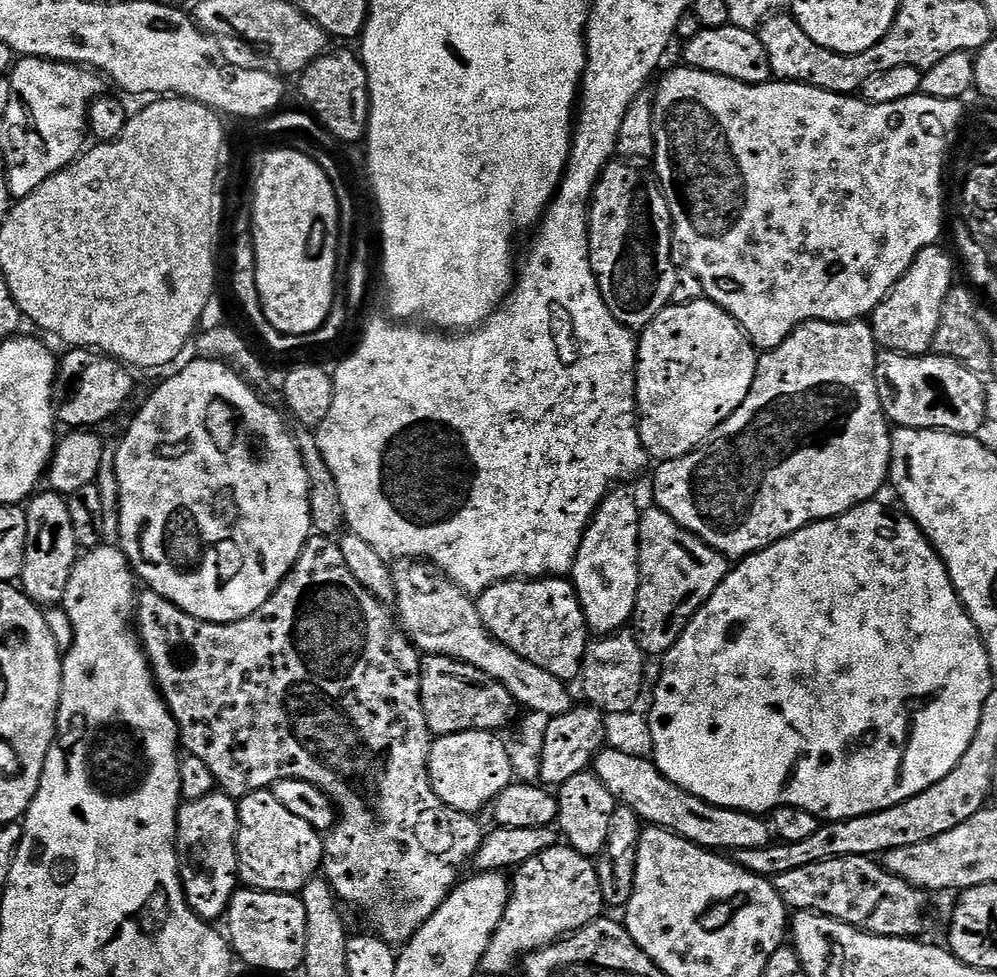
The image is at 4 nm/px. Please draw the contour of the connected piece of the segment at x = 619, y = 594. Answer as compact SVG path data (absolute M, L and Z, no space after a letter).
M616 486L604 497L599 508L592 516L592 523L584 532L576 561L570 573L572 585L580 599L584 617L588 623L589 633L596 636L611 636L629 627L632 615L636 612L636 599L640 585L640 525L641 505L636 505L636 500L627 492L627 487Z

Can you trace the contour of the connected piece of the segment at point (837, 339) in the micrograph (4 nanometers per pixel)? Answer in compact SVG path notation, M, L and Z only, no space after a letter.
M810 320L807 324L801 324L795 328L789 336L782 342L782 346L777 348L769 348L756 361L756 373L754 374L754 386L750 386L750 394L746 394L746 402L742 402L742 406L738 406L738 410L734 410L734 414L730 414L730 418L726 418L726 422L722 422L722 426L718 426L714 430L714 434L710 434L710 438L705 440L700 447L695 448L690 454L686 454L682 458L674 458L673 460L661 460L655 465L656 473L652 476L652 496L655 507L662 509L666 514L670 514L670 518L674 518L674 522L678 522L678 526L682 526L686 530L690 530L698 538L702 538L702 542L706 542L716 552L721 552L729 558L743 558L752 555L754 552L760 552L764 548L769 548L772 544L776 544L779 540L784 540L790 534L794 534L798 530L802 530L808 524L817 524L820 520L829 520L835 516L840 516L843 512L849 512L854 506L859 504L867 504L873 499L872 496L879 490L890 476L892 467L892 432L890 431L890 421L884 415L884 407L880 401L878 394L878 382L876 381L876 357L878 355L878 345L874 334L872 333L871 323L864 320L850 320L847 324L831 324L825 320Z

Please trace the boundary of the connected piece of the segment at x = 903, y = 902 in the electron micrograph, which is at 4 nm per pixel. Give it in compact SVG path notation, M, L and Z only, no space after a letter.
M847 856L830 858L826 862L810 862L810 866L778 874L774 883L777 894L789 910L829 916L872 936L923 937L929 893L887 872L883 863L873 857Z

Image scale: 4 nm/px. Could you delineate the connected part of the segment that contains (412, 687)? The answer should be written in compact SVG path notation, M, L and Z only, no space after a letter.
M319 534L308 537L302 554L296 559L296 565L289 570L271 598L254 614L229 624L194 618L186 614L186 610L174 606L174 602L170 602L162 594L151 590L144 591L136 598L134 628L144 649L144 655L152 665L156 687L172 711L176 727L180 730L183 751L203 760L217 785L233 798L243 798L252 792L265 791L279 780L305 780L331 796L332 803L338 806L338 819L332 831L324 836L323 879L327 880L341 901L361 908L370 916L377 928L375 931L389 944L407 944L412 935L430 918L430 914L434 914L434 910L442 906L442 902L460 883L460 867L475 857L486 832L485 829L480 829L480 824L476 821L479 819L475 815L446 806L446 802L442 802L442 798L434 794L428 777L428 755L434 737L428 729L420 697L422 656L416 645L409 640L408 633L398 623L397 617L393 613L391 616L384 603L366 586L362 586L362 582L358 582L354 574L350 574L339 543L333 537Z

